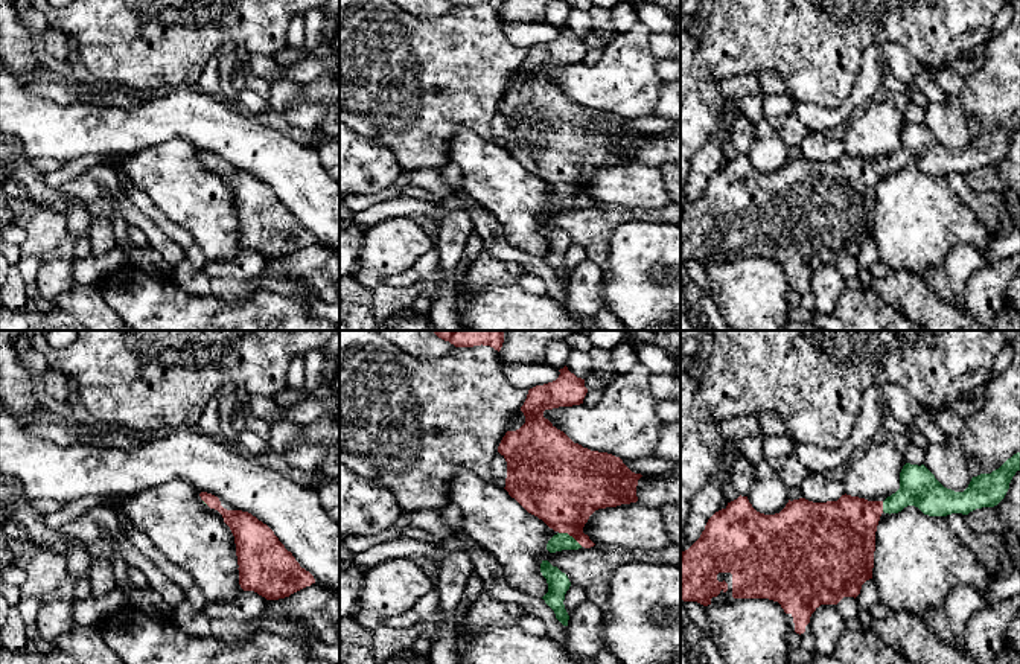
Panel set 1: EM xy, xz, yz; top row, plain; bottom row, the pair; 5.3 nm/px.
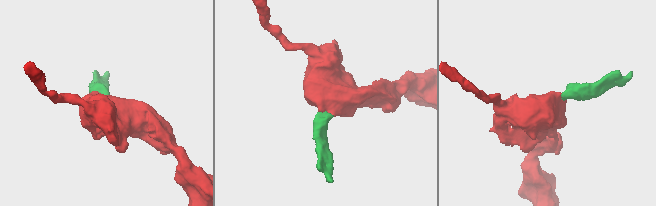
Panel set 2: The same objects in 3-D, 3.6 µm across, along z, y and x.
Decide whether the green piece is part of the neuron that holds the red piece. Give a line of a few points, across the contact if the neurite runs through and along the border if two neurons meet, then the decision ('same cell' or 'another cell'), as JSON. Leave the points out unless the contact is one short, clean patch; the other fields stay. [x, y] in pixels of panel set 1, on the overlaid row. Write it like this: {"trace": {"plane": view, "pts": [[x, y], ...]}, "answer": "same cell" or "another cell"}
{"trace": {"plane": "xz", "pts": [[564, 489], [571, 535], [562, 541]]}, "answer": "same cell"}

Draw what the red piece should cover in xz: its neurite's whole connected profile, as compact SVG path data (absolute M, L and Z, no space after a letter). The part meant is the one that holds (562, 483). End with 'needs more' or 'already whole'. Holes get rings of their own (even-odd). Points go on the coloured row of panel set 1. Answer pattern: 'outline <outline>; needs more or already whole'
outline M566 366L559 372L556 381L528 390L521 407L525 423L516 431L507 431L498 446L498 452L507 461L504 489L528 513L537 516L556 532L547 544L550 553L594 547L595 544L583 533L589 516L598 509L636 503L636 486L642 477L632 472L620 457L574 443L543 417L545 410L583 404L588 393L585 379L577 378Z; needs more

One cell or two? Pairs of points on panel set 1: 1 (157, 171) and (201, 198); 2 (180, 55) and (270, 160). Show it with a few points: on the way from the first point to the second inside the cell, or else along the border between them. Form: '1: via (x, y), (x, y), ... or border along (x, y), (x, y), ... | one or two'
1: via (168, 174), (191, 194) | one
2: border along (197, 86), (181, 86), (162, 93) | two

